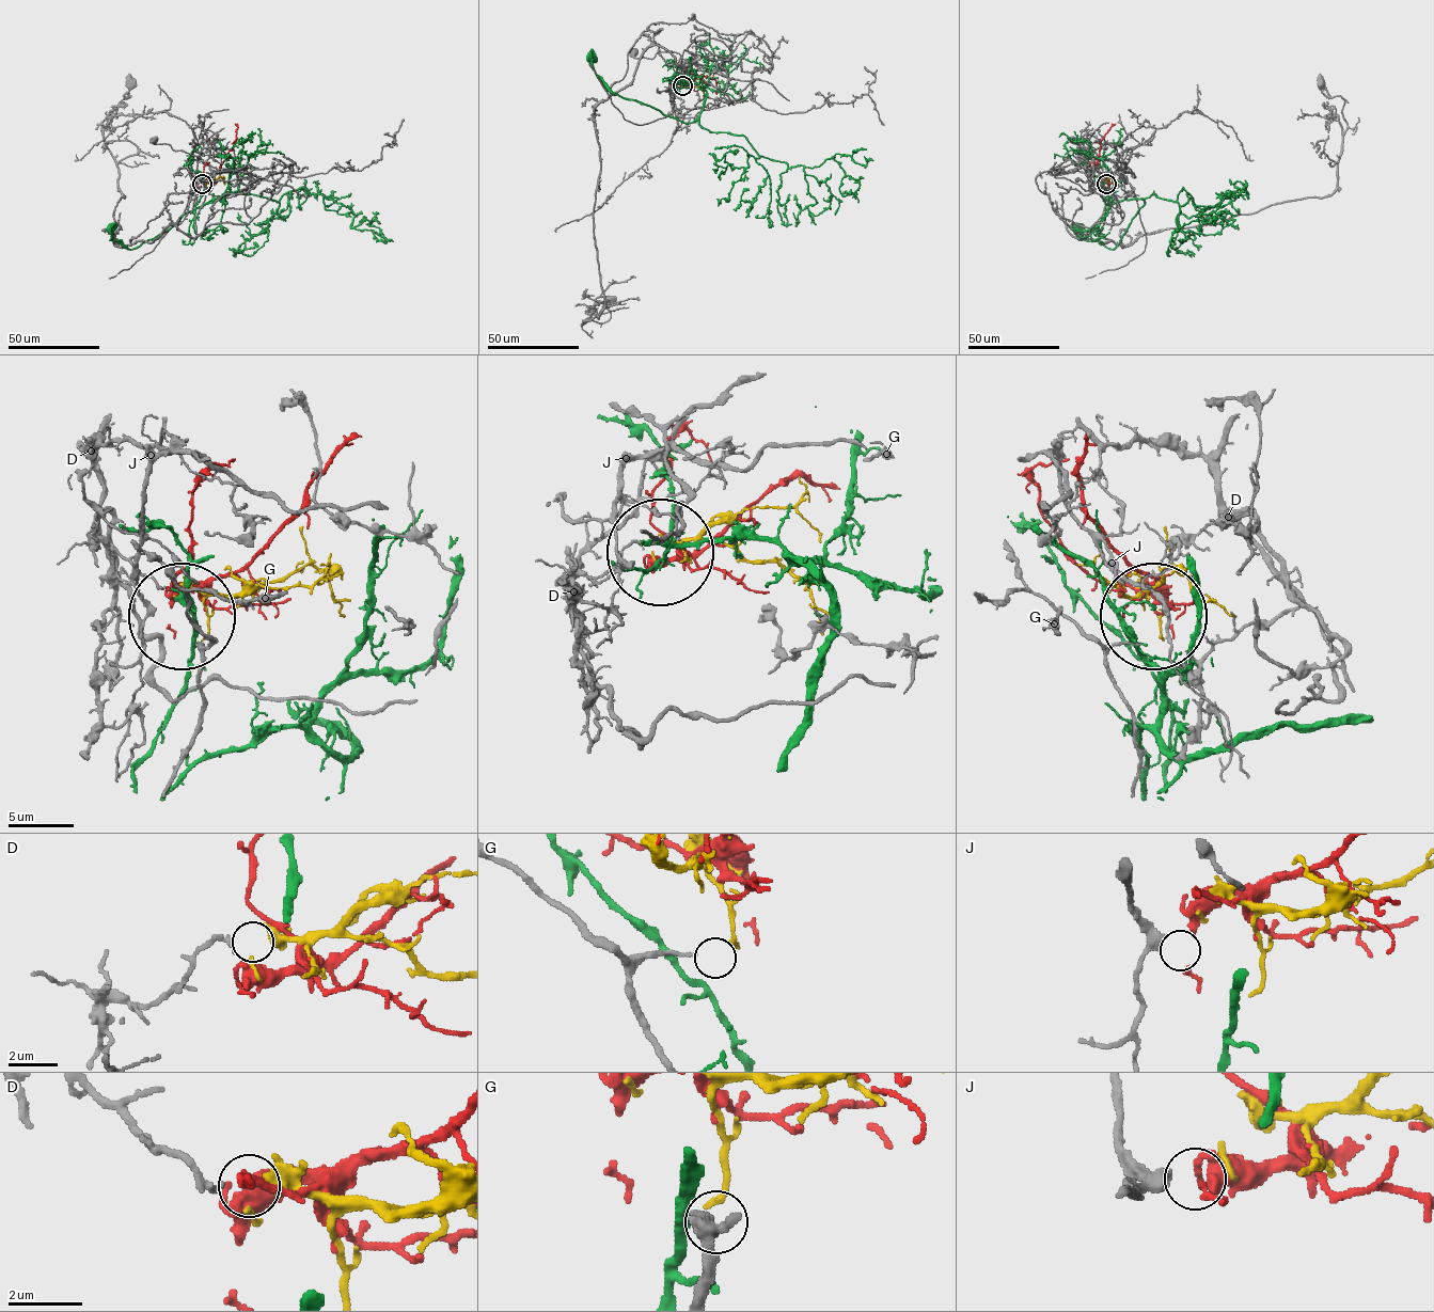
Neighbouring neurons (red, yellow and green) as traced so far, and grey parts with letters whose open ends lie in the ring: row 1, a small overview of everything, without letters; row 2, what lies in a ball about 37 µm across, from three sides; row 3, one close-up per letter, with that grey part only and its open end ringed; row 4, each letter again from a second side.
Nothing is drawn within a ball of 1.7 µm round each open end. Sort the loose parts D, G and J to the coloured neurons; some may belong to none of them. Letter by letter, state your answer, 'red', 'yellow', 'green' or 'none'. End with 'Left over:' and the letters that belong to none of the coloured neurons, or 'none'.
D: yellow
G: none
J: none
Left over: G, J

